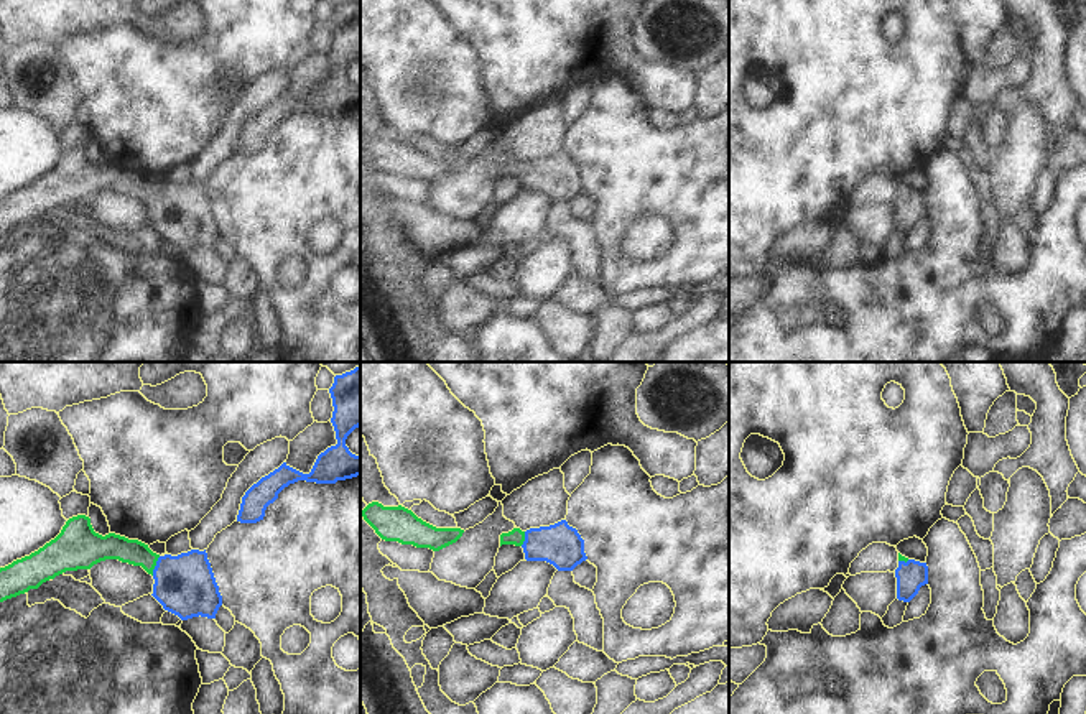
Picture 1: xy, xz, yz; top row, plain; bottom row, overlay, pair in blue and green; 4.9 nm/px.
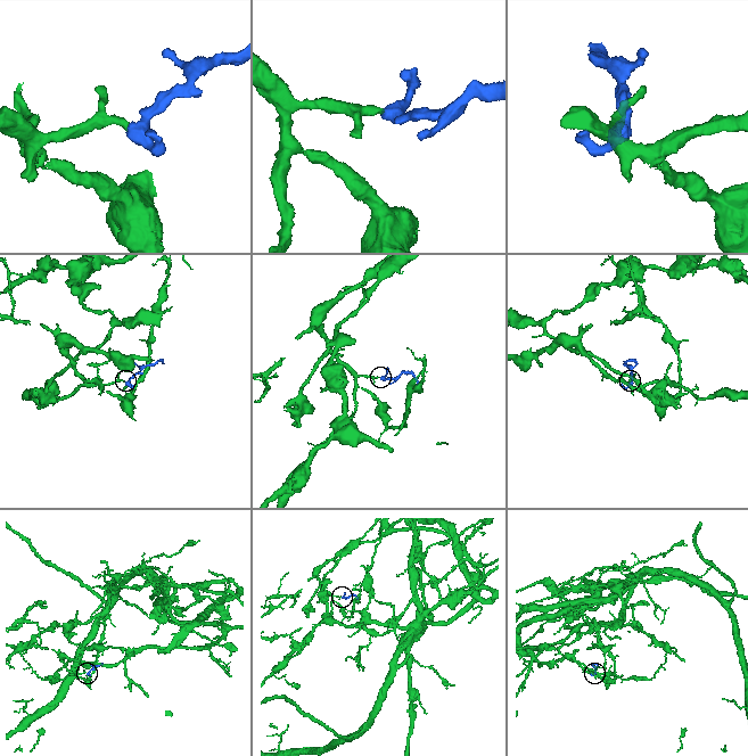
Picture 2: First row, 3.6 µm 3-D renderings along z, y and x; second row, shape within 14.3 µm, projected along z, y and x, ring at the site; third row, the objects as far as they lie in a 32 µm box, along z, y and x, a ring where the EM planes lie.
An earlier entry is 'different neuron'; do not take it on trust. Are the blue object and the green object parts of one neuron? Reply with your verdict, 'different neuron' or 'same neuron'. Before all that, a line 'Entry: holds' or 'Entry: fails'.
Entry: fails
same neuron

